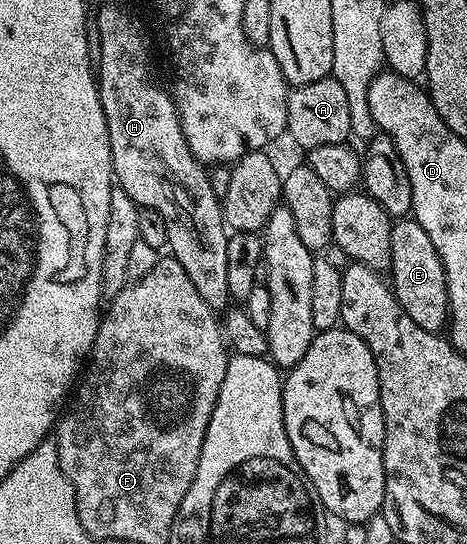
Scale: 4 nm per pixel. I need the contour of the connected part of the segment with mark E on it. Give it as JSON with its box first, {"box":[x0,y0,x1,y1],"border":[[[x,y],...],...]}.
{"box":[388,217,450,332],"border":[[[400,217],[393,222],[390,233],[388,271],[390,272],[390,286],[396,293],[396,300],[402,305],[402,309],[406,309],[406,313],[410,313],[414,325],[427,331],[443,332],[450,323],[446,273],[434,249],[434,241],[430,241],[426,229],[418,225],[415,217]]]}

